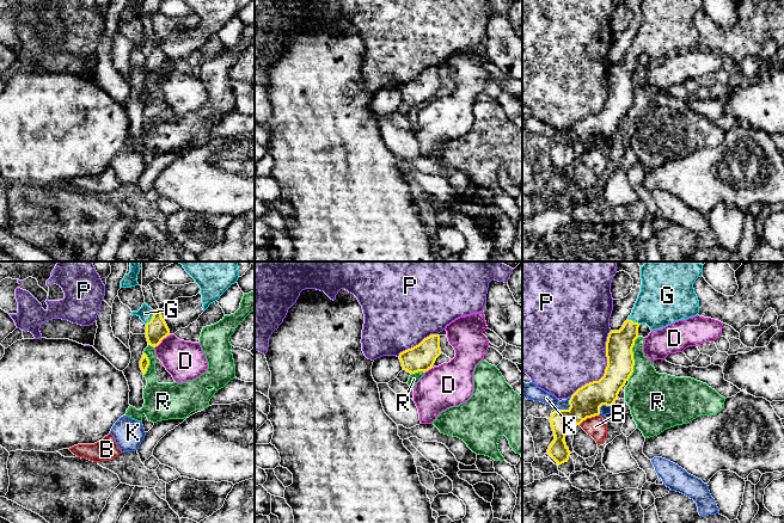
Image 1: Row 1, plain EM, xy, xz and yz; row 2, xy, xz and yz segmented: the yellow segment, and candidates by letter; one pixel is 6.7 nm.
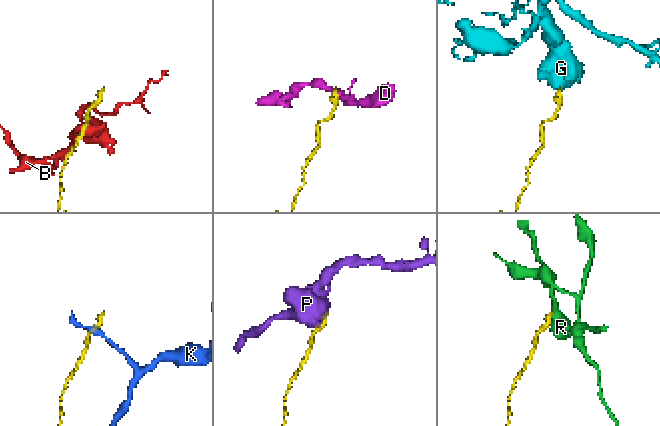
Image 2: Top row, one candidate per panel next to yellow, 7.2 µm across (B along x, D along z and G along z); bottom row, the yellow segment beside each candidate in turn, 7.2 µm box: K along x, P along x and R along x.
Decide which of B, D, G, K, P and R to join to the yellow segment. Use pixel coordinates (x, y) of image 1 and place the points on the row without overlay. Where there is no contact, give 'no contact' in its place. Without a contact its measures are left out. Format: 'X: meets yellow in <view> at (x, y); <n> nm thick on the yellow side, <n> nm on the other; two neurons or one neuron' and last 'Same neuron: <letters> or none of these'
B: meets yellow in yz at (588, 149); 200 nm thick on the yellow side, 140 nm on the other; two neurons
D: meets yellow in xy at (161, 72); 150 nm thick on the yellow side, 260 nm on the other; two neurons
G: meets yellow in xy at (152, 50); 150 nm thick on the yellow side, 90 nm on the other; one neuron
K: meets yellow in yz at (569, 140); 200 nm thick on the yellow side, 90 nm on the other; two neurons
P: meets yellow in yz at (605, 102); 200 nm thick on the yellow side, 440 nm on the other; two neurons
R: meets yellow in yz at (632, 91); 180 nm thick on the yellow side, 300 nm on the other; two neurons
Same neuron: G

